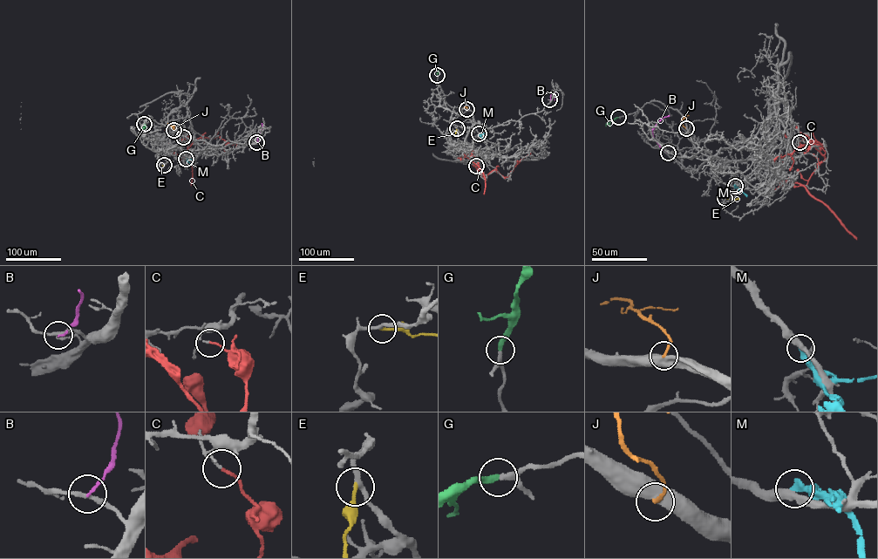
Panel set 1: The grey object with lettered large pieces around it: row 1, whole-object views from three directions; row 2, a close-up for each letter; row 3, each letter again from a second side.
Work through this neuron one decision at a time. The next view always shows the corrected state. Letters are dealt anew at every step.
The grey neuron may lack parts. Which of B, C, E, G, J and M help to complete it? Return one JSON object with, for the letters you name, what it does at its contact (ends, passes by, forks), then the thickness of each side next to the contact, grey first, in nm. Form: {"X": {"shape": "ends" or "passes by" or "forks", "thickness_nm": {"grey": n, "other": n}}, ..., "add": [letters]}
{"G": {"shape": "ends", "thickness_nm": {"grey": 220, "other": 340}}, "add": ["G"]}

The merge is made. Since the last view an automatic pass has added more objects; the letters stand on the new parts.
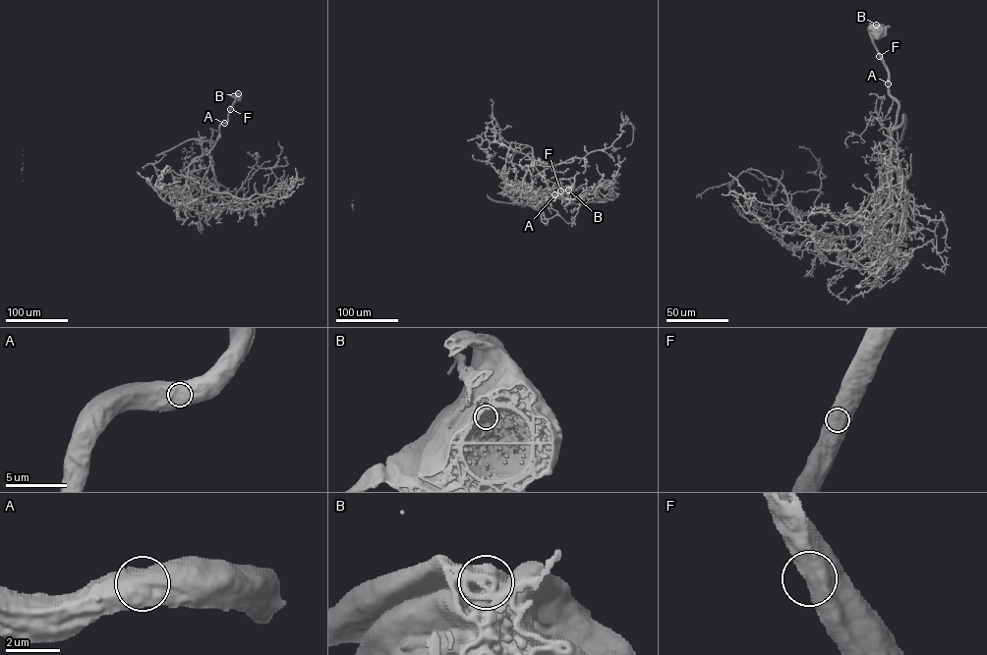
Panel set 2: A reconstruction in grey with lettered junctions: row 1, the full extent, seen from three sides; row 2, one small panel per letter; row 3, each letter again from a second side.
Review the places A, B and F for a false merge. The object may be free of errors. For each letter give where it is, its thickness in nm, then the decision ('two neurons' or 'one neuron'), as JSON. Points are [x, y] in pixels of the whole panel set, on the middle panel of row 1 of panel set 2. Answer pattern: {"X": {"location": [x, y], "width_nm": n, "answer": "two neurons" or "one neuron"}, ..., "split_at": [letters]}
{"A": {"location": [554, 194], "width_nm": 850, "answer": "one neuron"}, "B": {"location": [568, 190], "width_nm": 800, "answer": "one neuron"}, "F": {"location": [560, 191], "width_nm": 1100, "answer": "one neuron"}, "split_at": []}

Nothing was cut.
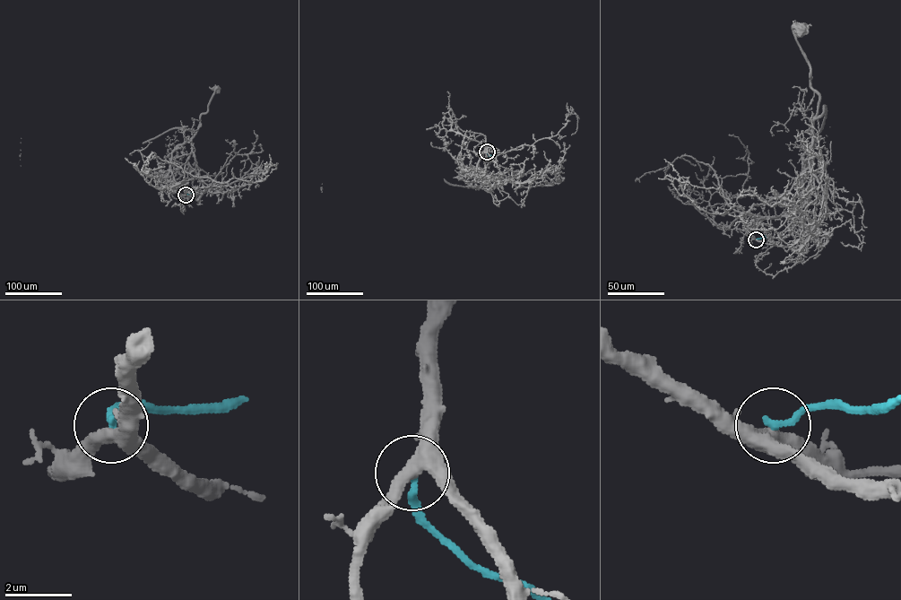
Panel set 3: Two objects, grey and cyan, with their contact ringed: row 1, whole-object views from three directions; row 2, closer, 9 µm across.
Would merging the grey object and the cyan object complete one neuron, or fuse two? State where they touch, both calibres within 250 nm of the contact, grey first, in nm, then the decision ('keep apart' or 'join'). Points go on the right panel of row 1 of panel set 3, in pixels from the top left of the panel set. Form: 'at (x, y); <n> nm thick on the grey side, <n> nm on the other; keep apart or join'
at (756, 239); 360 nm thick on the grey side, 200 nm on the other; keep apart

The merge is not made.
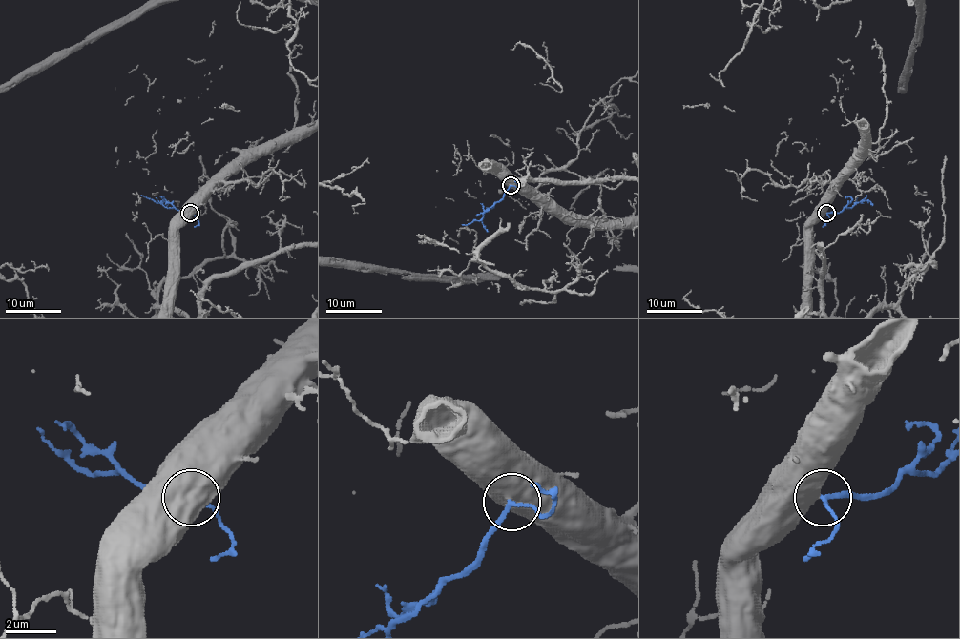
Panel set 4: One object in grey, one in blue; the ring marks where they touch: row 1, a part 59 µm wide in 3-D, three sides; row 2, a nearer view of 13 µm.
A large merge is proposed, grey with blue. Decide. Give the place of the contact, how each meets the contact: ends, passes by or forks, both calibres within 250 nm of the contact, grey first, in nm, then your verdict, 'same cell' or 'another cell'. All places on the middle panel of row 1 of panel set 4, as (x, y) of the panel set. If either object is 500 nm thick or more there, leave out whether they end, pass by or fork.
place (511, 185); calibres 1100 and 160 nm; same cell

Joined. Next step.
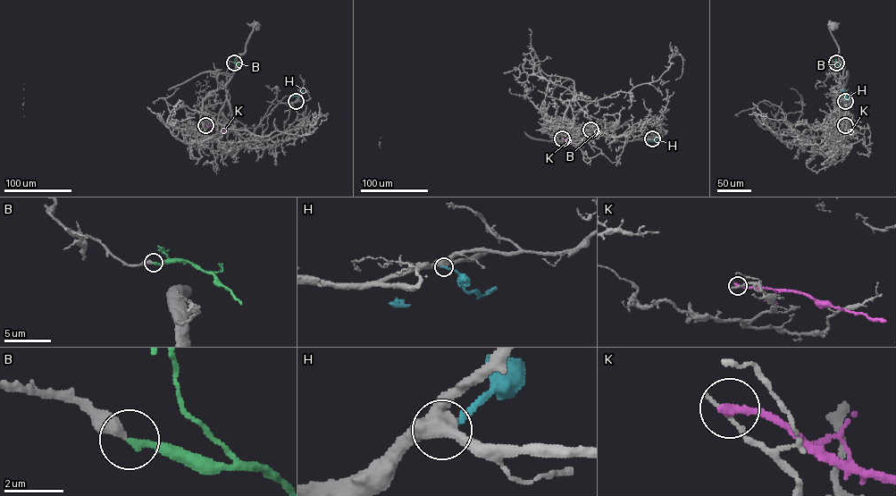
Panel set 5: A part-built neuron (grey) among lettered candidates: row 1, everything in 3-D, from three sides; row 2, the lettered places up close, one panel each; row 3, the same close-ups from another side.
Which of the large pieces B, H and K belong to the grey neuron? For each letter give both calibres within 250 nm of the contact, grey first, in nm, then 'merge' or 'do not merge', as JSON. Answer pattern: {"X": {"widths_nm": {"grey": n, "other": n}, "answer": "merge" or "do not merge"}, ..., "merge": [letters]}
{"B": {"widths_nm": {"grey": 400, "other": 220}, "answer": "merge"}, "H": {"widths_nm": {"grey": 480, "other": 190}, "answer": "do not merge"}, "K": {"widths_nm": {"grey": 180, "other": 280}, "answer": "do not merge"}, "merge": ["B"]}

